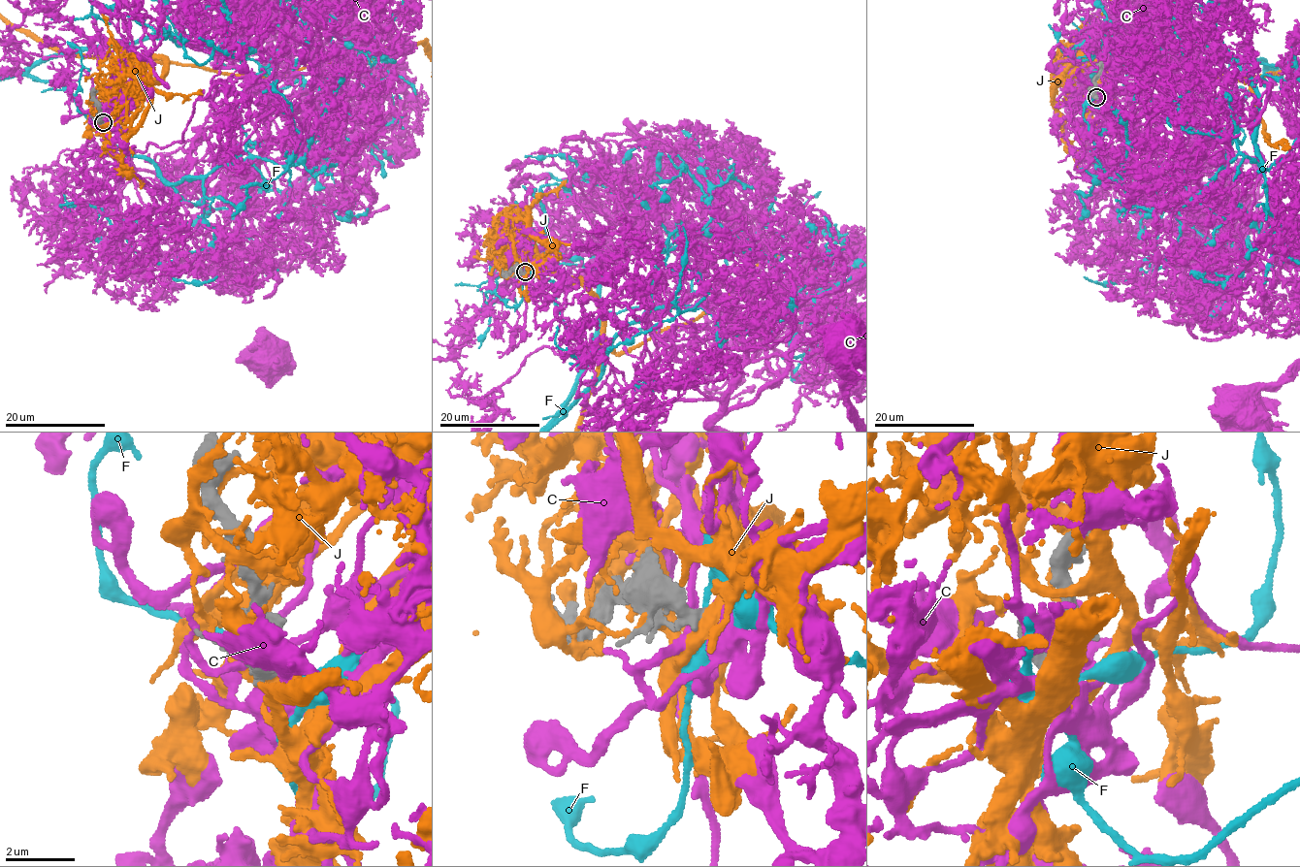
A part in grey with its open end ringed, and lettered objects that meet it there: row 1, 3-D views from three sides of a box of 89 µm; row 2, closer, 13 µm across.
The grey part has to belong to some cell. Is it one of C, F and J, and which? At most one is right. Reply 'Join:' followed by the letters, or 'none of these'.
Join: none of these

